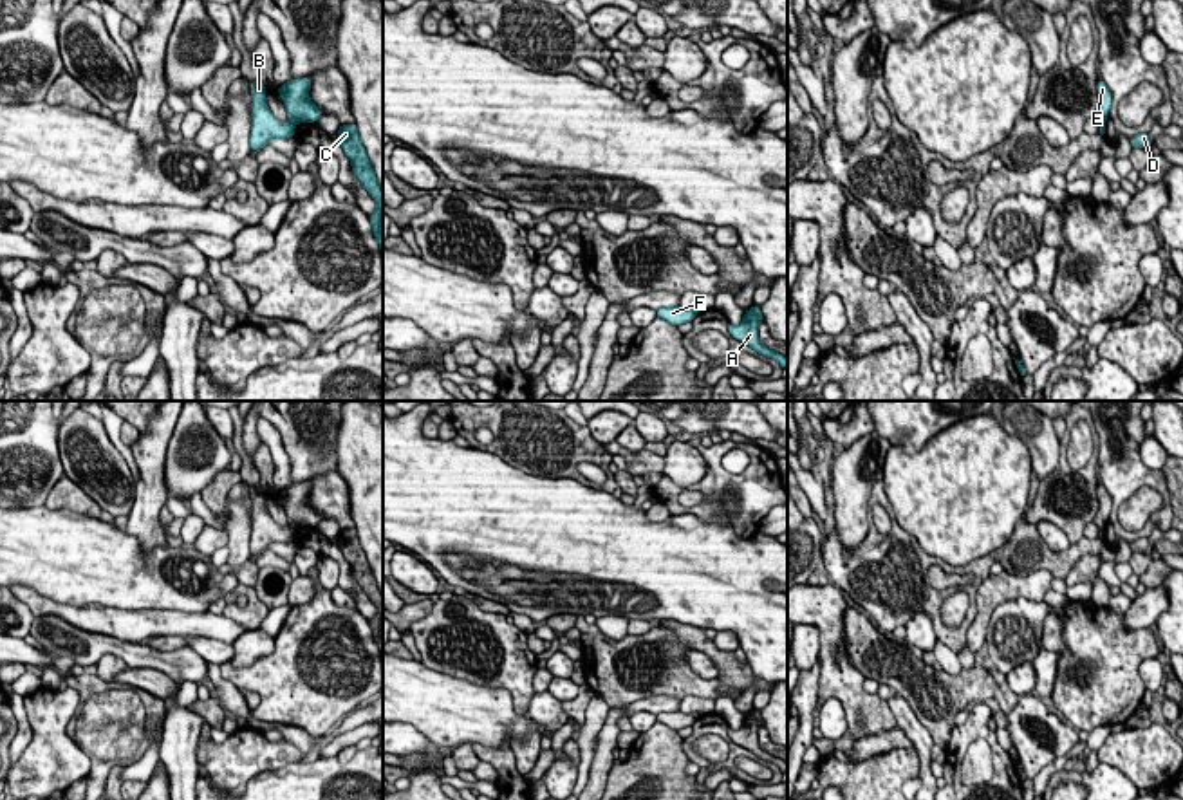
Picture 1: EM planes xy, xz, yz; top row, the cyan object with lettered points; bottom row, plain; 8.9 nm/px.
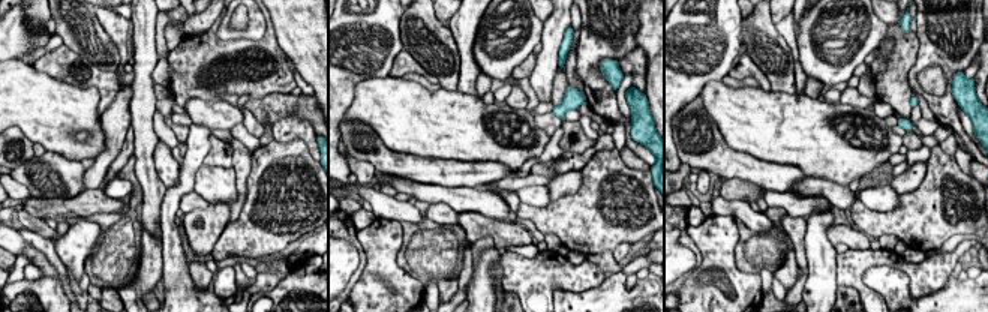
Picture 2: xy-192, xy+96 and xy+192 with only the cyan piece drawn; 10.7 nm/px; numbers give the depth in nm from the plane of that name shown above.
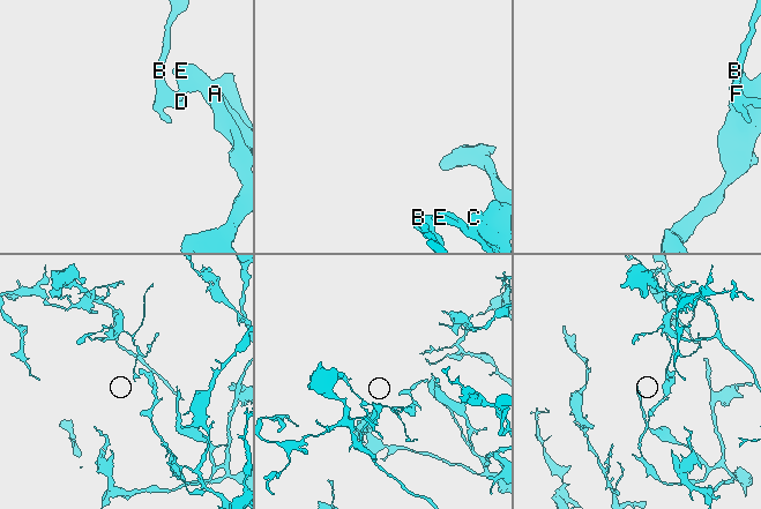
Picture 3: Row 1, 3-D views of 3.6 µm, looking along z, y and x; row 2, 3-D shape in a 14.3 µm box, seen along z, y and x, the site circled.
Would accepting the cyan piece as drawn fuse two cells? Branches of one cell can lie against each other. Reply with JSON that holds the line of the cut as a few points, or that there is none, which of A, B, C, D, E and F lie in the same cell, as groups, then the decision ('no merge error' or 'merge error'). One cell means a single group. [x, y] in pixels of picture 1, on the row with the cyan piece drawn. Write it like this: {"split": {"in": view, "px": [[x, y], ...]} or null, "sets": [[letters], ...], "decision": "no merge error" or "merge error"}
{"split": {"in": "xy", "px": [[288, 121], [293, 125]]}, "sets": [["A", "C", "E"], ["B", "D", "F"]], "decision": "merge error"}

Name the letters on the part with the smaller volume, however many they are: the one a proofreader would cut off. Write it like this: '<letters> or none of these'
B, D, F

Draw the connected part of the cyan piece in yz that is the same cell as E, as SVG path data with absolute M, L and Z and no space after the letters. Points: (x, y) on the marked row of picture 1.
M1098 79L1098 108L1093 116L1098 121L1098 125L1105 125L1109 110L1111 110L1111 92L1105 81Z

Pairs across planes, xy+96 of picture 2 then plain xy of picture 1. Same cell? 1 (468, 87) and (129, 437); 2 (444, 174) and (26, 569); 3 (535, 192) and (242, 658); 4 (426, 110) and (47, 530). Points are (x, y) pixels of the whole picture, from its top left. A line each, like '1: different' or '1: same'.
1: different
2: different
3: different
4: same

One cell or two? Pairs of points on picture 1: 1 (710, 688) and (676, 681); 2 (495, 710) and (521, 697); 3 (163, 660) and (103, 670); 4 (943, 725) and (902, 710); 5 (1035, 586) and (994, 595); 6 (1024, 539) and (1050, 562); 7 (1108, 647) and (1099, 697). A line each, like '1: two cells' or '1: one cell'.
1: one cell
2: two cells
3: two cells
4: two cells
5: one cell
6: one cell
7: one cell

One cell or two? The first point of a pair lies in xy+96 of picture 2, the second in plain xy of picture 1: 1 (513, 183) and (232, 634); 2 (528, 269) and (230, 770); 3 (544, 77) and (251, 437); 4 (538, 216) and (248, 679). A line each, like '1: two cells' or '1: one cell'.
1: two cells
2: one cell
3: one cell
4: one cell

